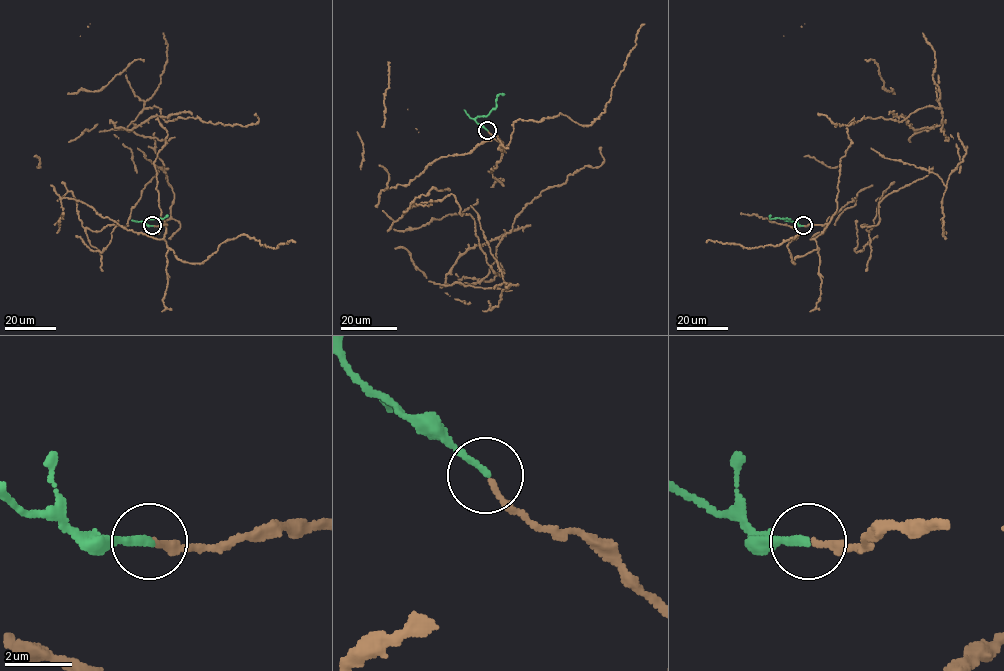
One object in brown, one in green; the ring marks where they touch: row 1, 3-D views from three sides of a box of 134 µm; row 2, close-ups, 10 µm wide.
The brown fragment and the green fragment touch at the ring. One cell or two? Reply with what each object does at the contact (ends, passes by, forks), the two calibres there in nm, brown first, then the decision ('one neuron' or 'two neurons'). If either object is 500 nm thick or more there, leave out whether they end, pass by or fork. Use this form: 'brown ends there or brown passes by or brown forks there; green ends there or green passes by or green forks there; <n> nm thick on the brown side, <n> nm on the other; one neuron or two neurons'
brown ends there; green ends there; 190 nm thick on the brown side, 200 nm on the other; one neuron

